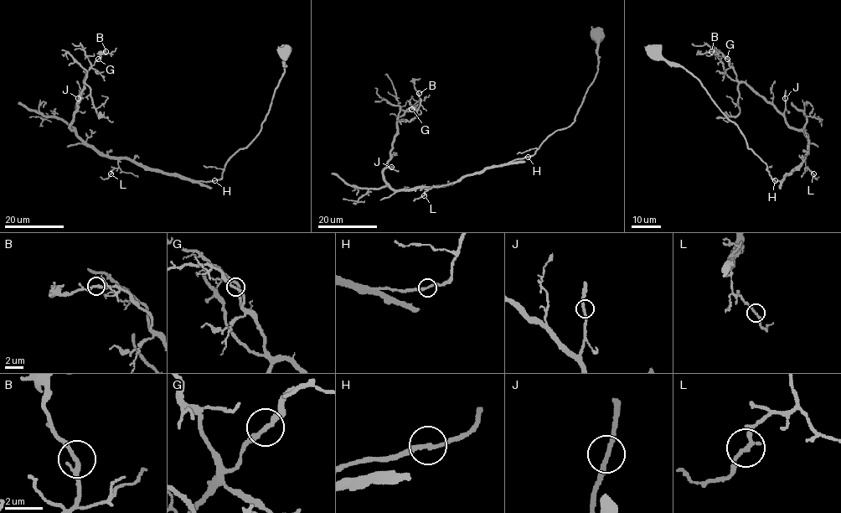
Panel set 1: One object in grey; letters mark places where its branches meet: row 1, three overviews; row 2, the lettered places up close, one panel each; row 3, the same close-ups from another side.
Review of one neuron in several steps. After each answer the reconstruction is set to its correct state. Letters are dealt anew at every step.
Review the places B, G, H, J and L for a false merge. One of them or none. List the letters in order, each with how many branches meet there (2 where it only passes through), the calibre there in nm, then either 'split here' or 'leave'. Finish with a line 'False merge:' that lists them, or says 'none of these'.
B: branches 2; calibre 200 nm; leave
G: branches 2; calibre 200 nm; leave
H: branches 2; calibre 200 nm; leave
J: branches 2; calibre 220 nm; leave
L: branches 2; calibre 190 nm; leave
False merge: none of these

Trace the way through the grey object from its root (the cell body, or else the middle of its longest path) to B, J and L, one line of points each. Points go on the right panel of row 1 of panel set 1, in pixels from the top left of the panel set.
B: (653, 49), (699, 80), (769, 175), (781, 181), (805, 158), (807, 137), (740, 82), (722, 54), (711, 51)
J: (653, 49), (699, 80), (776, 182), (797, 168), (807, 152), (807, 137), (786, 121), (785, 98)
L: (653, 49), (699, 80), (775, 181), (804, 158), (813, 173)

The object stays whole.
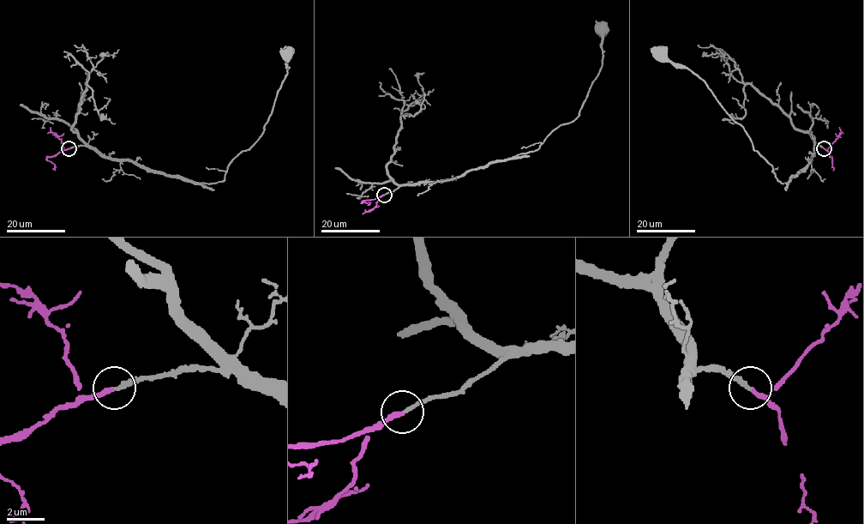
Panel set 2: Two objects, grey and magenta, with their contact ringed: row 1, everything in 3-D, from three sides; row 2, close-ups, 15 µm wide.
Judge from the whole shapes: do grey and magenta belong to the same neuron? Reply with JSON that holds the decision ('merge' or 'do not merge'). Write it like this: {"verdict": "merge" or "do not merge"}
{"verdict": "merge"}

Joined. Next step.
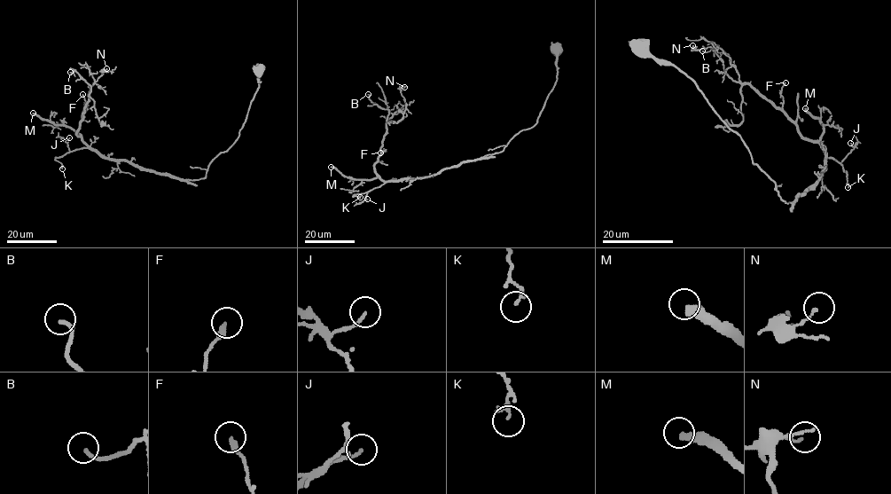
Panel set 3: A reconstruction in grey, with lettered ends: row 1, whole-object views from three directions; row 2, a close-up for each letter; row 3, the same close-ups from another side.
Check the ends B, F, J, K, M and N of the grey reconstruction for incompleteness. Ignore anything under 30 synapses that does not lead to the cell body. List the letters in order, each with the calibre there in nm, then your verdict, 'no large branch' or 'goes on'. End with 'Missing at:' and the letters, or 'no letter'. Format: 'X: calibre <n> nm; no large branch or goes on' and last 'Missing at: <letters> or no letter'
B: calibre 180 nm; no large branch
F: calibre 280 nm; no large branch
J: calibre 120 nm; no large branch
K: calibre 170 nm; no large branch
M: calibre 440 nm; goes on
N: calibre 110 nm; no large branch
Missing at: M

